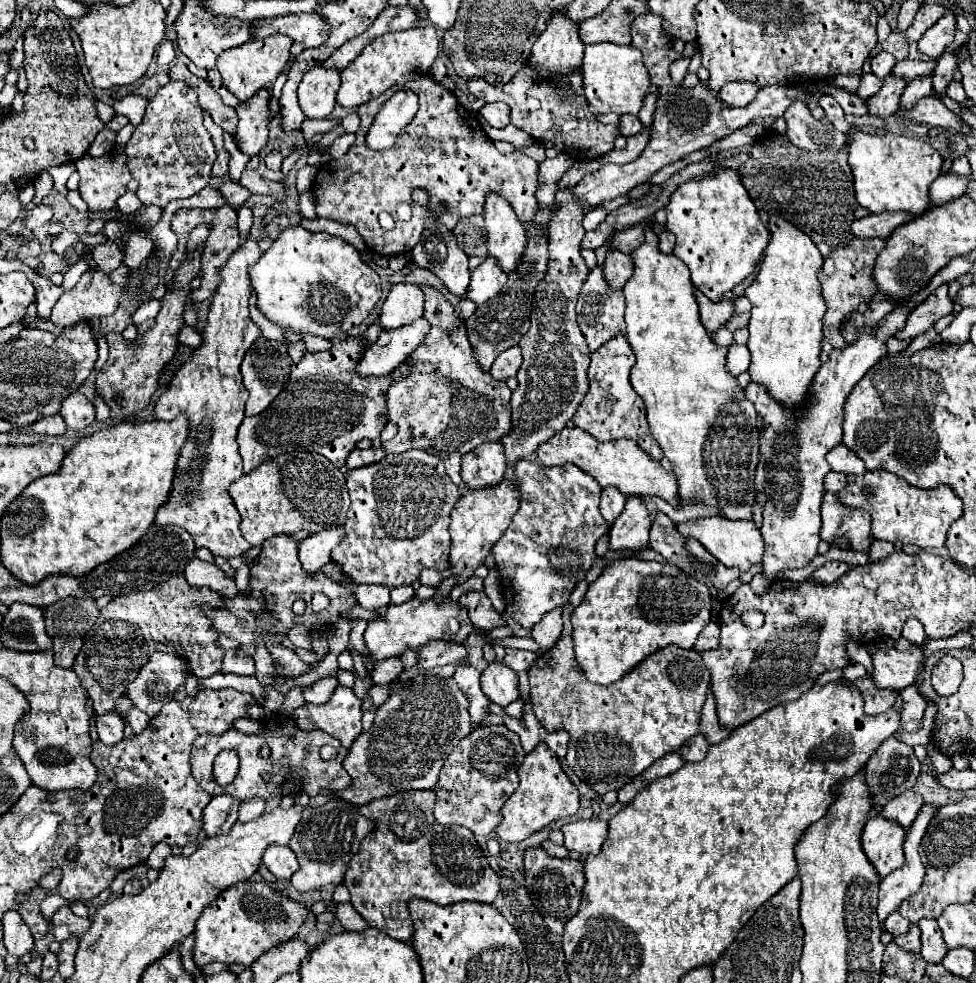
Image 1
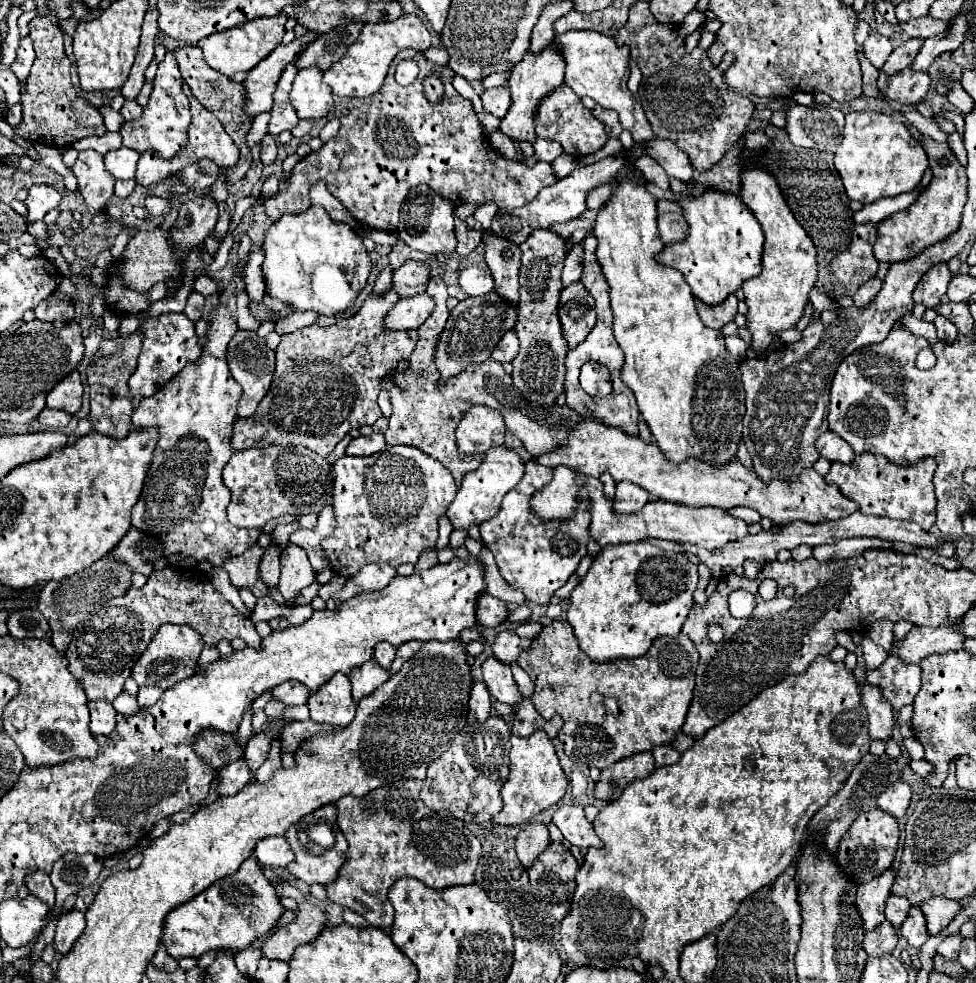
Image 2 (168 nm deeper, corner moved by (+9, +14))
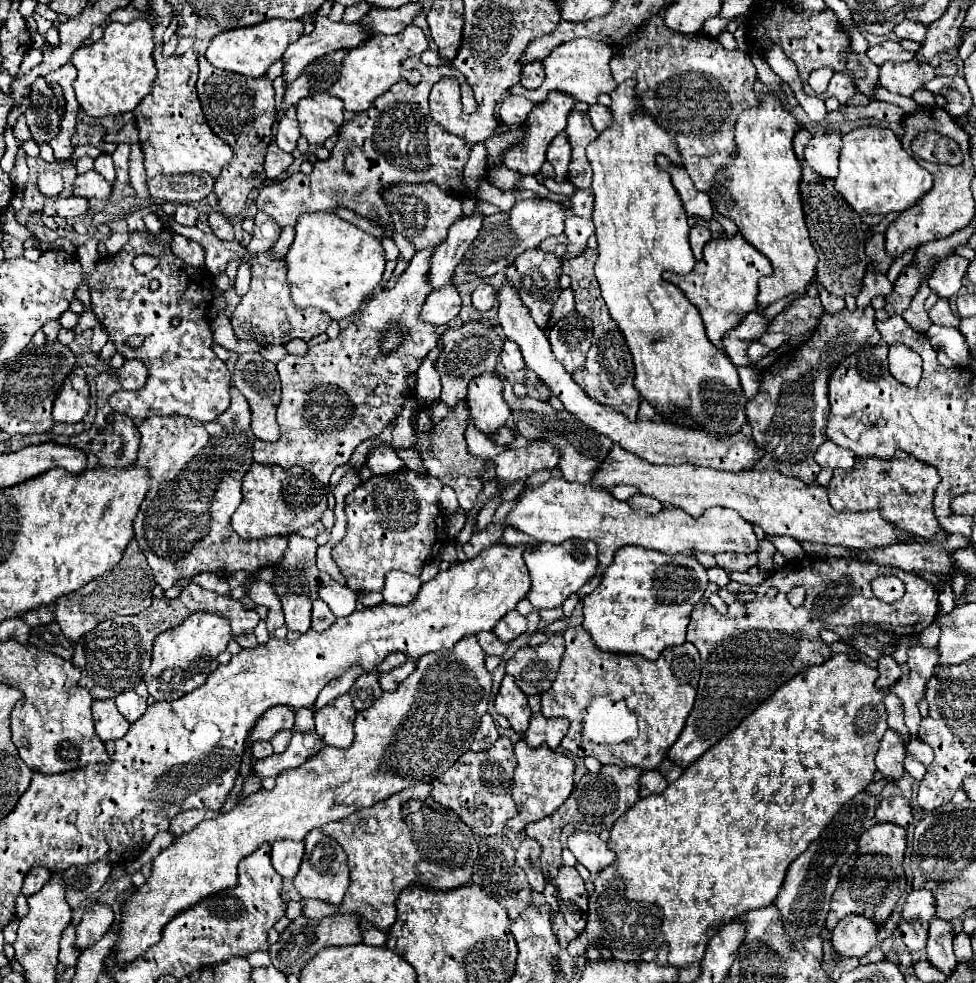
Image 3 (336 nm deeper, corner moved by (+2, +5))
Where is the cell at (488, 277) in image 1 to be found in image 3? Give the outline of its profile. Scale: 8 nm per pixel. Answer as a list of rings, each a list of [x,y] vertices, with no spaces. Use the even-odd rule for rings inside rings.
[[[480,283],[472,293],[472,305],[478,311],[490,311],[496,305],[496,289],[488,283]]]

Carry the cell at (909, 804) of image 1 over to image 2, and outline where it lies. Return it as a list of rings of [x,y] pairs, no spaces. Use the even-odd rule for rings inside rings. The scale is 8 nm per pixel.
[[[899,780],[877,798],[877,808],[889,812],[895,818],[903,818],[909,808],[909,802],[911,802],[911,786]]]

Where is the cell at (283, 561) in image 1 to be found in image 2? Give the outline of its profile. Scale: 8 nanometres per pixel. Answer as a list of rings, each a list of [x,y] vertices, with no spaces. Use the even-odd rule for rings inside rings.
[[[315,580],[311,586],[303,588],[303,590],[297,594],[297,598],[295,598],[295,604],[311,604],[311,600],[317,596],[319,588],[321,588],[321,584]]]

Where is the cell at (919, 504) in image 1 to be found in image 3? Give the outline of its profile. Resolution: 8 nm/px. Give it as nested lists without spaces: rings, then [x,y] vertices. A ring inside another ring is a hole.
[[[896,451],[892,459],[858,457],[850,471],[836,469],[830,485],[830,505],[838,511],[870,511],[876,509],[882,517],[894,525],[904,525],[910,533],[922,539],[930,539],[938,533],[940,525],[932,511],[932,499],[936,485],[940,483],[938,471],[926,463],[918,463],[904,451]]]

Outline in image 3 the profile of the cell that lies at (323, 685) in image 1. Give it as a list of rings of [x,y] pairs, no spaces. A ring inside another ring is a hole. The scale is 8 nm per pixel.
[[[282,705],[268,709],[252,727],[248,741],[270,741],[278,731],[286,731],[294,727],[294,711],[292,709],[282,709]]]

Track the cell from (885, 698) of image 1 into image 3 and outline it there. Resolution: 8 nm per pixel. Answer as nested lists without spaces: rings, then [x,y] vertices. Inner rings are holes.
[[[888,729],[884,739],[880,741],[880,747],[876,753],[876,769],[882,773],[882,777],[888,783],[898,783],[904,775],[902,753],[904,753],[904,749],[902,749],[900,737],[892,729]]]

